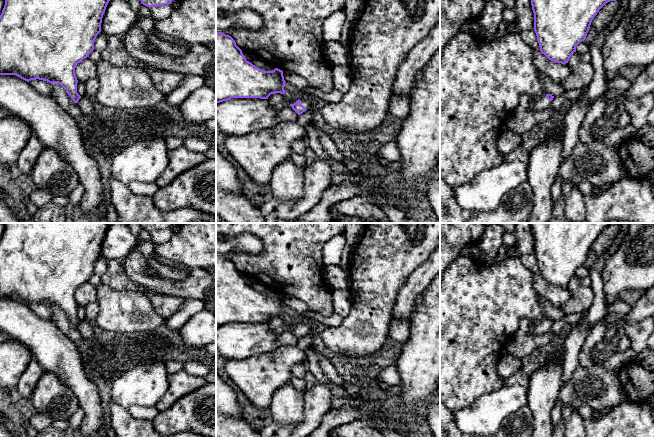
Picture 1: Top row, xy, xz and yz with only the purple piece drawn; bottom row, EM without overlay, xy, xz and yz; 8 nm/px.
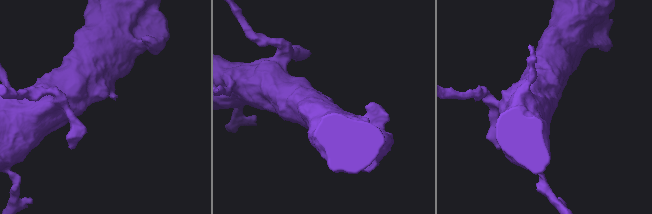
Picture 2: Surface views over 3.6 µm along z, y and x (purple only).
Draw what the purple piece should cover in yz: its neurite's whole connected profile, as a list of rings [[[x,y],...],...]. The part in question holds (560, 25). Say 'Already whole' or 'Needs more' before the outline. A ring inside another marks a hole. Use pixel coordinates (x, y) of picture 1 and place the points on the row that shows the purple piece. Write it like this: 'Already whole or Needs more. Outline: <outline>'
Already whole. Outline: [[[531,0],[534,31],[541,53],[553,62],[568,63],[576,46],[586,39],[594,17],[610,1],[616,0]]]

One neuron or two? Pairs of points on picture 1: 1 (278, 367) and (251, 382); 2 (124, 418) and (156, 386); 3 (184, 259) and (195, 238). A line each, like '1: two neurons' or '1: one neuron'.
1: one neuron
2: two neurons
3: one neuron

